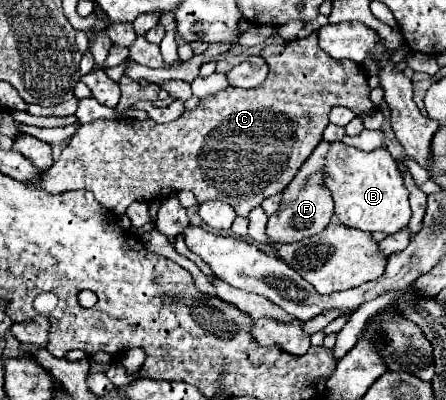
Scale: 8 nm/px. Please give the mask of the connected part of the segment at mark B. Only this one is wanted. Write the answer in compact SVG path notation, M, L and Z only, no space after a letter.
M333 142L327 152L325 186L333 192L335 214L345 226L361 228L365 232L395 234L409 224L409 192L397 170L397 162L385 148L361 152L353 146L345 146L343 142Z

